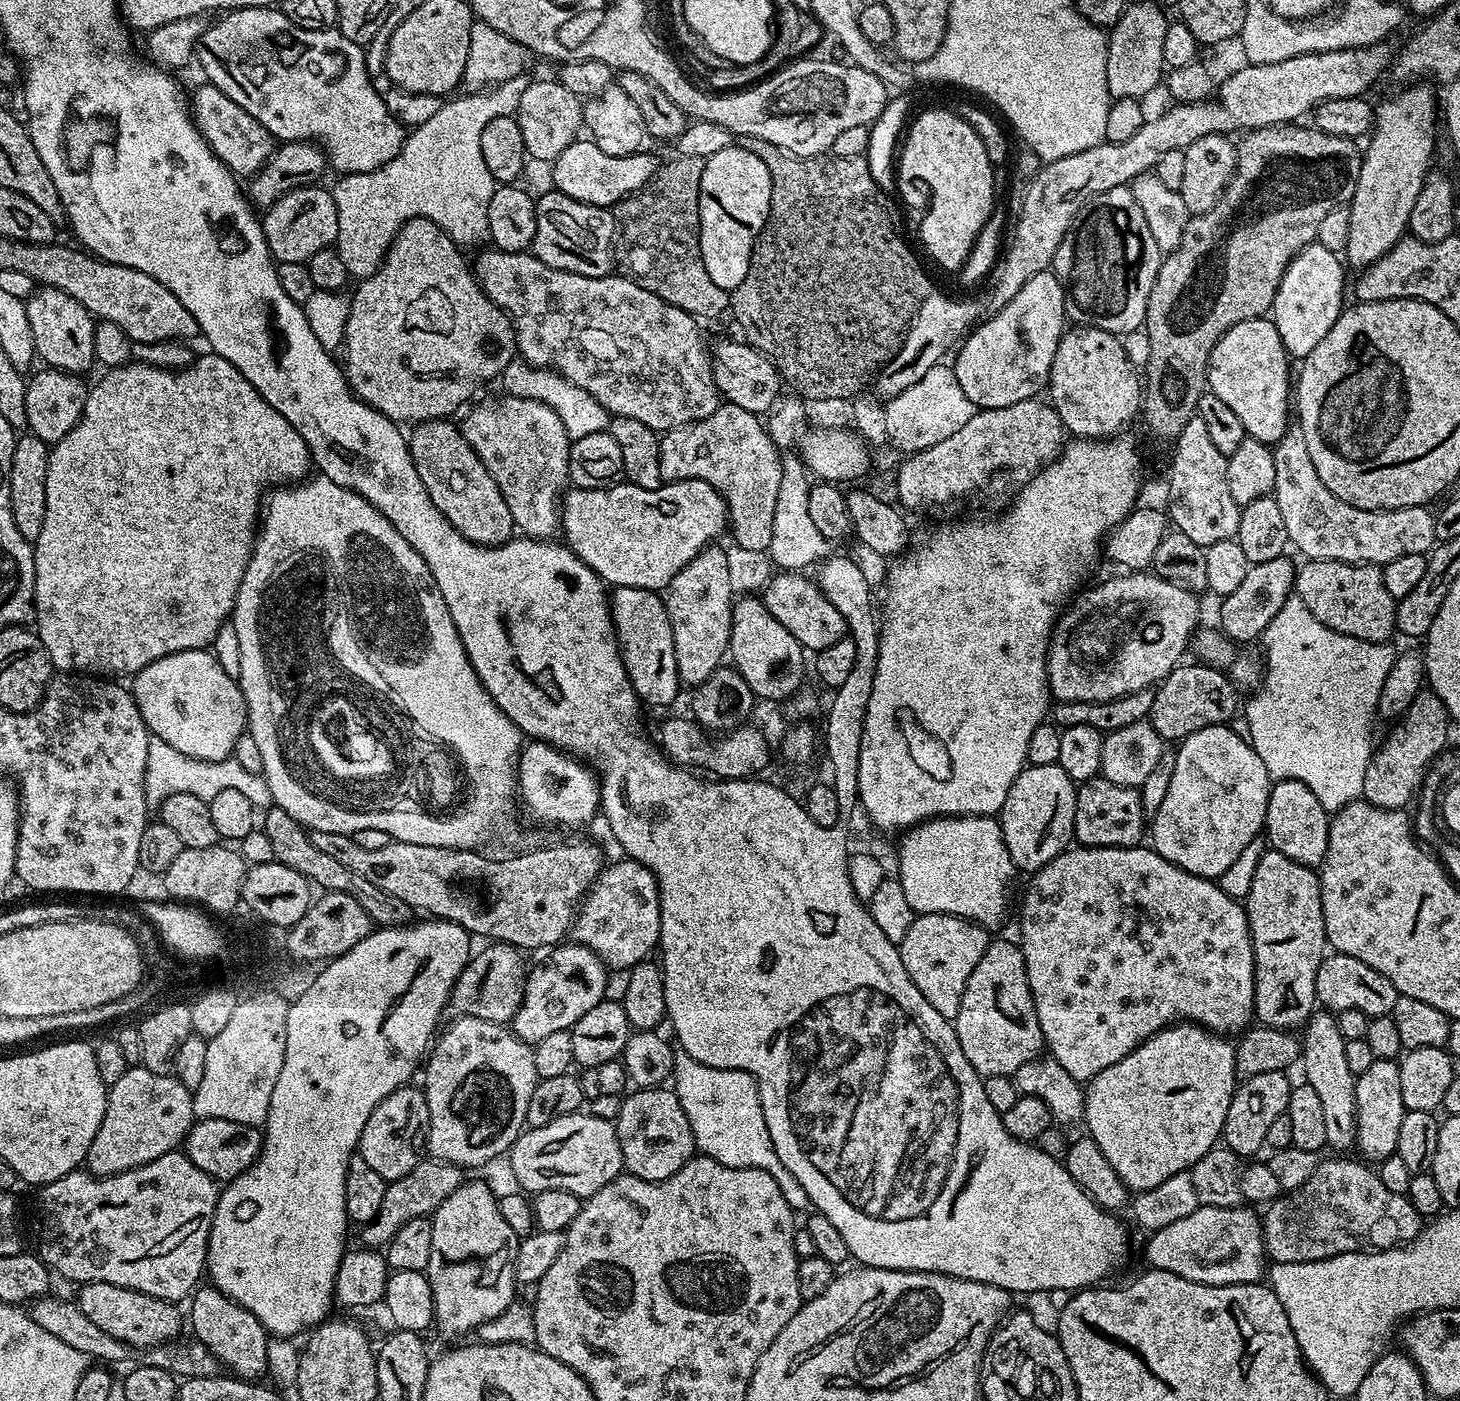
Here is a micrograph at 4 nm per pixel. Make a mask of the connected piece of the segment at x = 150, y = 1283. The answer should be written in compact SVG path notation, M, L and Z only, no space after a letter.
M183 1151L167 1152L162 1158L154 1158L154 1162L117 1176L99 1177L77 1170L43 1185L39 1192L38 1255L57 1277L76 1280L77 1285L106 1282L173 1302L191 1297L201 1283L208 1263L208 1235L221 1189Z

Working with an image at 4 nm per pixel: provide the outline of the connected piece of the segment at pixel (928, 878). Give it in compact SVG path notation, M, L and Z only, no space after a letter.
M937 816L934 820L923 820L921 824L913 824L911 828L903 833L900 840L900 849L896 856L900 859L900 873L898 879L902 886L902 891L906 896L909 906L916 914L925 916L926 914L950 914L963 920L975 920L977 924L995 930L1000 924L1000 919L1008 912L1008 907L1012 904L1012 883L1016 880L1018 869L1016 863L1010 858L1006 850L1006 842L1002 834L1002 826L996 816Z

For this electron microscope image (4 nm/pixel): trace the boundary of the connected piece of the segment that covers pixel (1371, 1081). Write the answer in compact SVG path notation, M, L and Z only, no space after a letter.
M1376 1060L1356 1078L1356 1143L1359 1155L1368 1162L1379 1162L1393 1155L1398 1142L1398 1129L1402 1126L1405 1106L1402 1102L1402 1085L1396 1060Z

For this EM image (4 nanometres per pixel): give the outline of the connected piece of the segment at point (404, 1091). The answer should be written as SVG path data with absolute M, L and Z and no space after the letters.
M402 1086L398 1090L394 1090L394 1094L386 1094L386 1098L382 1098L382 1102L378 1102L378 1106L374 1106L374 1114L370 1114L370 1118L366 1118L366 1126L362 1126L358 1155L364 1159L366 1166L371 1166L382 1179L389 1182L402 1178L402 1174L410 1174L410 1170L414 1170L414 1166L419 1164L422 1159L422 1149L426 1144L428 1103L423 1091L419 1087L412 1087Z

